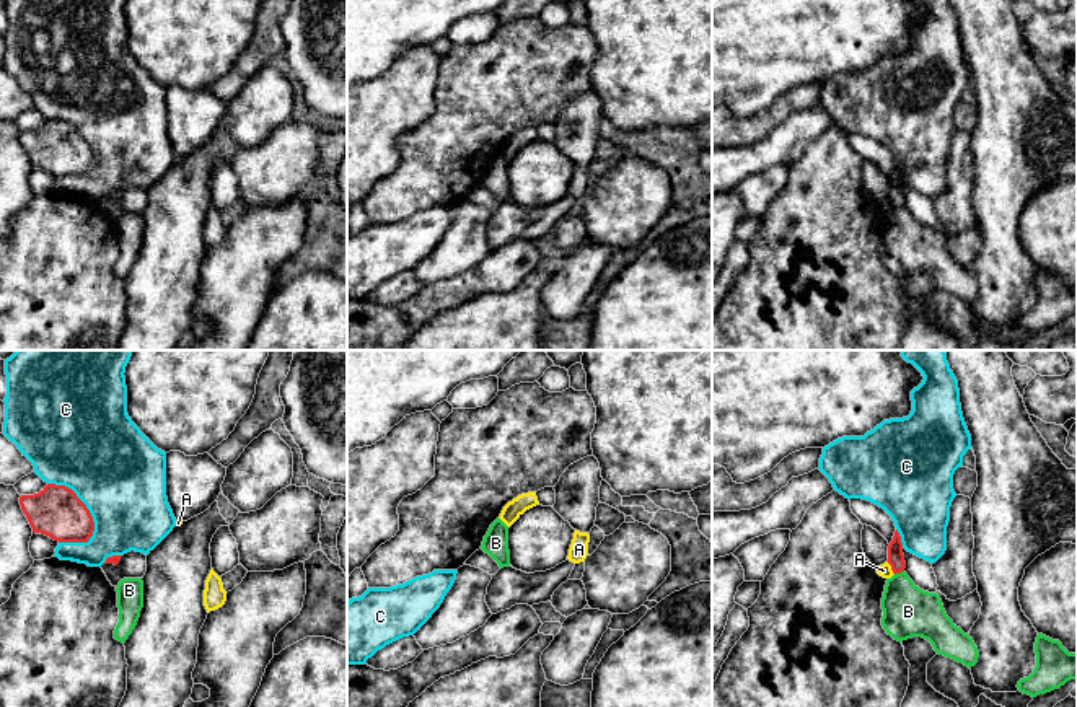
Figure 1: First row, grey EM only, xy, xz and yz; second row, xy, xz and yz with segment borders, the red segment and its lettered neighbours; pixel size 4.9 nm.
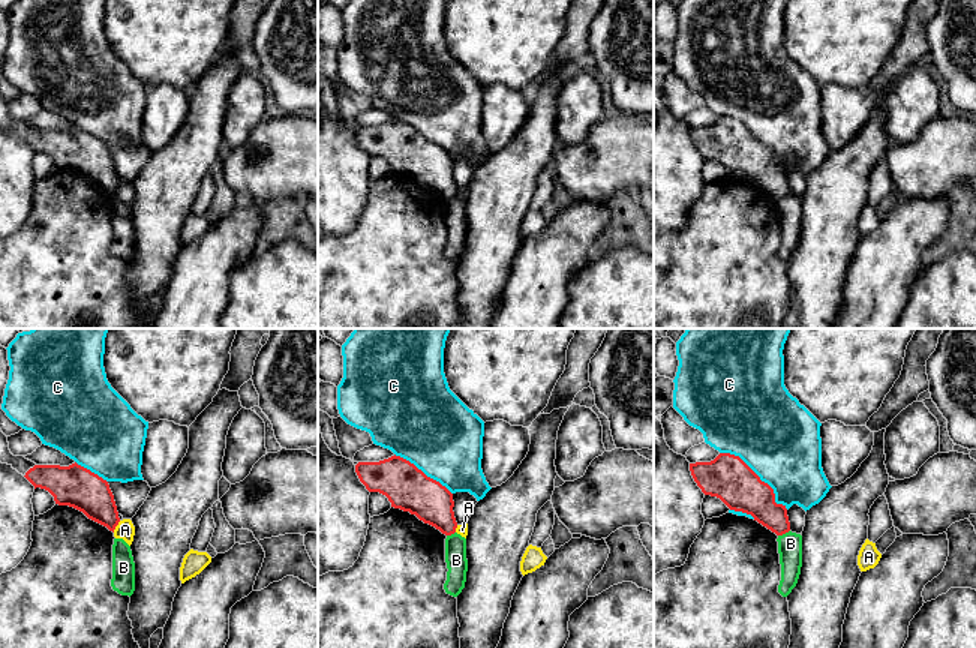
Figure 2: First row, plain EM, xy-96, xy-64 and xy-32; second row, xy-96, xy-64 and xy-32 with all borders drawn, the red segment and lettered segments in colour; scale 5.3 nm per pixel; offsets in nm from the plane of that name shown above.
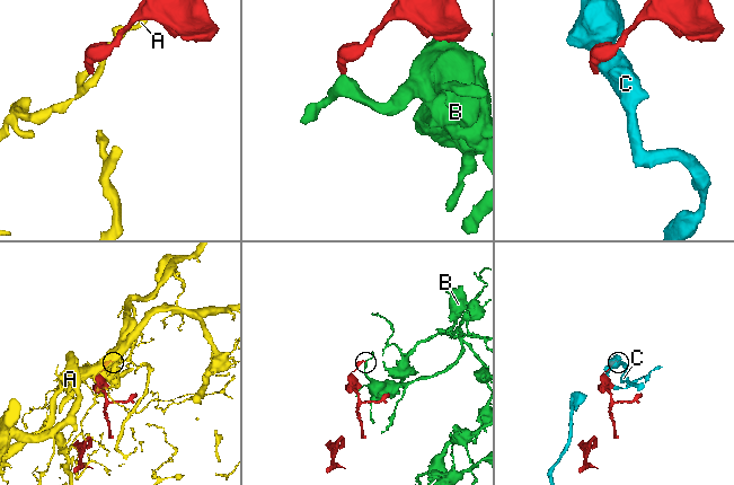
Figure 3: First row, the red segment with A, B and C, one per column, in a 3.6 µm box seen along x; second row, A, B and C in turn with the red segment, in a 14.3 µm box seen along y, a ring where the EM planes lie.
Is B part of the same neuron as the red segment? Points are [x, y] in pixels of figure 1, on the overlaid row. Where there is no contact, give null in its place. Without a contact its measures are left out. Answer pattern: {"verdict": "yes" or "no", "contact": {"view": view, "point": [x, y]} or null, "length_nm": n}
{"verdict": "no", "contact": {"view": "yz", "point": [898, 572]}, "length_nm": 50}

